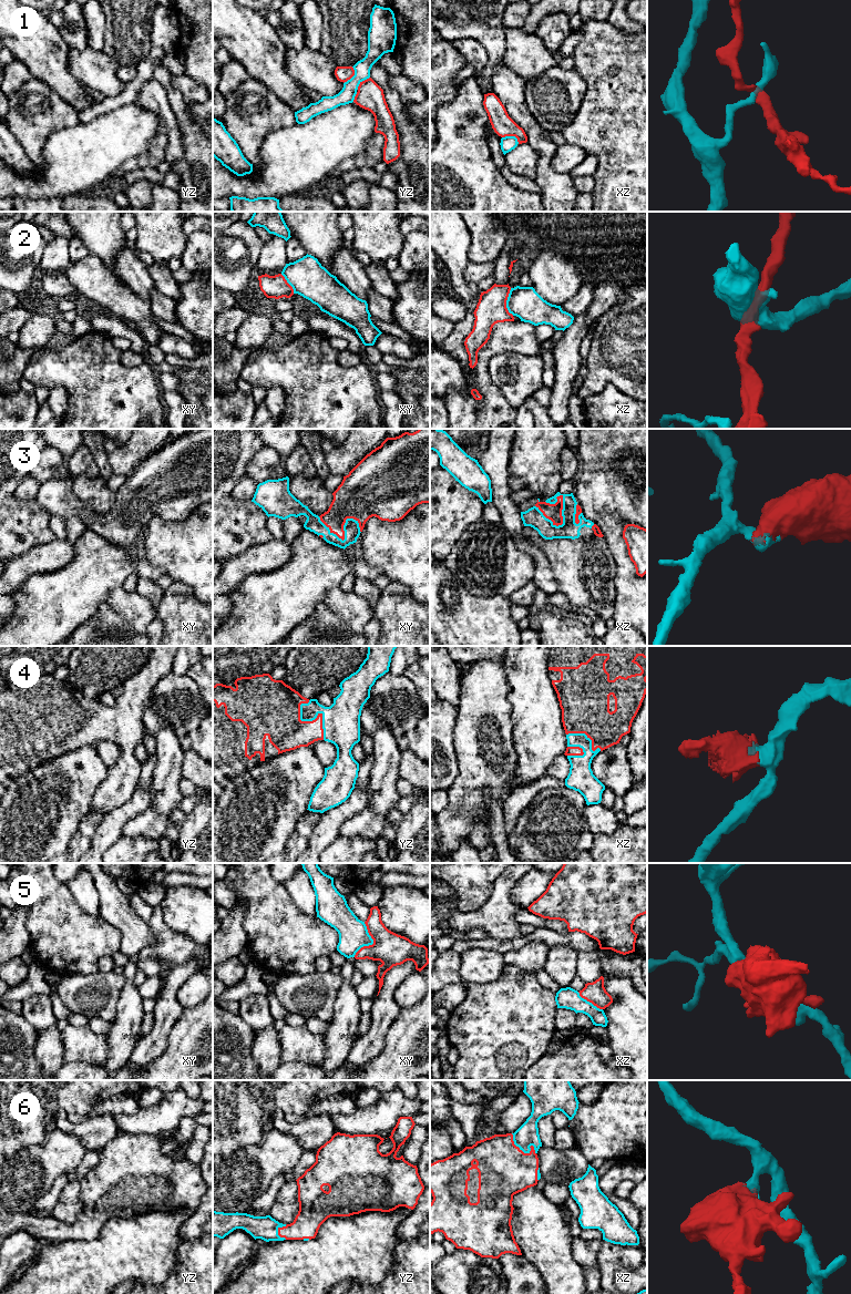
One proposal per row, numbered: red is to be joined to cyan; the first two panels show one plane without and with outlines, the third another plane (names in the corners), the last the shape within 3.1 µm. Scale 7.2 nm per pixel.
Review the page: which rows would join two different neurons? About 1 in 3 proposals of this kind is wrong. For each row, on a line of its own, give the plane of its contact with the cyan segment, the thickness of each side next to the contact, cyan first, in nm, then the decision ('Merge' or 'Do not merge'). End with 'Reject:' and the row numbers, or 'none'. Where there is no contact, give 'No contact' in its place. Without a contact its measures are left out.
1: Touches cyan in xz. Thickness 110 nm (cyan) against 160 nm. Do not merge
2: Touches cyan in xz. Thickness 220 nm (cyan) against 220 nm. Do not merge
3: Touches cyan in xz. Thickness 140 nm (cyan) against 120 nm. Merge
4: Touches cyan in yz. Thickness 280 nm (cyan) against 280 nm. Merge
5: Touches cyan in xy. Thickness 200 nm (cyan) against 240 nm. Do not merge
6: Touches cyan in xz. Thickness 160 nm (cyan) against 380 nm. Merge
Reject: 1, 2, 5

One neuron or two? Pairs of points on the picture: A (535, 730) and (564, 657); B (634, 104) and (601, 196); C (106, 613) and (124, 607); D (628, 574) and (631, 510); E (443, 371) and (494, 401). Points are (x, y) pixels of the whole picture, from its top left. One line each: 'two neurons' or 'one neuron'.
A: two neurons
B: one neuron
C: two neurons
D: one neuron
E: two neurons

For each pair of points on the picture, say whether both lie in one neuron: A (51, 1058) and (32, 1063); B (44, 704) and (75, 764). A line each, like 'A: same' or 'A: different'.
A: different
B: different

